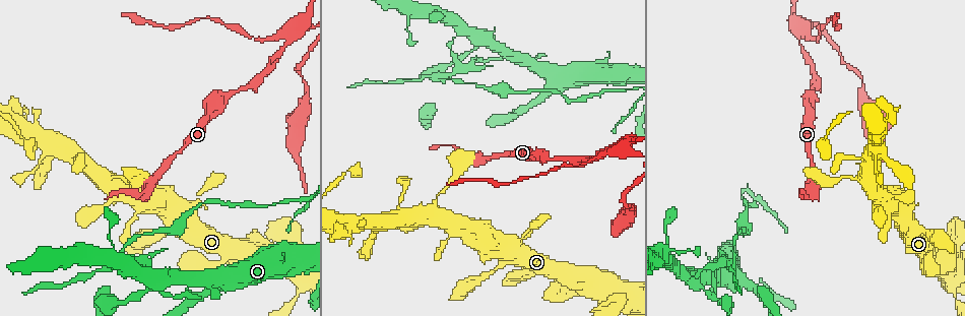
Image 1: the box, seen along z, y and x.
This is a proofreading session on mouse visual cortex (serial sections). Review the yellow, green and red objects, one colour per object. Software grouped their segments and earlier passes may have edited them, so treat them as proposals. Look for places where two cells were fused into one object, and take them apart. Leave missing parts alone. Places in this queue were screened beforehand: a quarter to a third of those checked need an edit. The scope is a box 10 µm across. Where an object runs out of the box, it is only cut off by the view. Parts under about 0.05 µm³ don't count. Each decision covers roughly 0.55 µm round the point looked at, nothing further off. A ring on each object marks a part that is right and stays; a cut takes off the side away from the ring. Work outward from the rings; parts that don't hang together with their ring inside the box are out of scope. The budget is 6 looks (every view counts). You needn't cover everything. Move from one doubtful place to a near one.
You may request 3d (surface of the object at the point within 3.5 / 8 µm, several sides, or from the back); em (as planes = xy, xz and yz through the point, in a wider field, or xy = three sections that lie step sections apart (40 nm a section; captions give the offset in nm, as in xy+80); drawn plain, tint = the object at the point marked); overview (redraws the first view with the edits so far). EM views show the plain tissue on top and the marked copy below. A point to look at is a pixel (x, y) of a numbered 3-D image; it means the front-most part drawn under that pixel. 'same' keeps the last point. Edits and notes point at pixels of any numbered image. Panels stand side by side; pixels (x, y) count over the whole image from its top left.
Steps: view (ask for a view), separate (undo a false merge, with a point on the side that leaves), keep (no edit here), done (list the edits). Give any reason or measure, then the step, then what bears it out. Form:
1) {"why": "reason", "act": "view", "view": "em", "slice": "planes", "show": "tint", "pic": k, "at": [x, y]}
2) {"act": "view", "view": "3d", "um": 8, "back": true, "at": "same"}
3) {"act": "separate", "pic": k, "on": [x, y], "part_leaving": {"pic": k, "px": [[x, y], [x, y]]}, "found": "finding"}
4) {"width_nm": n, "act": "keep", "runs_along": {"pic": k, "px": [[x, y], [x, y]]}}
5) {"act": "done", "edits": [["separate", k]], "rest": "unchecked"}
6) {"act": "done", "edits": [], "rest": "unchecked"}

{"why": "calibre changes", "act": "view", "view": "3d", "um": 3.5, "back": true, "pic": 1, "at": [199, 194]}

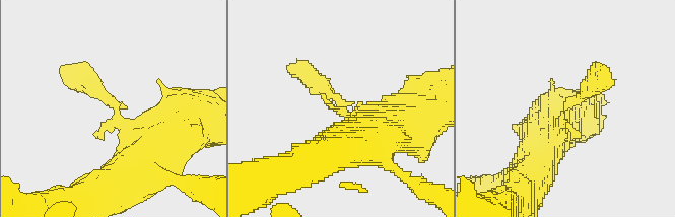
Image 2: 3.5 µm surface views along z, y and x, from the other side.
{"act": "view", "view": "em", "slice": "xy", "step": 2, "show": "tint", "pic": 2, "at": [345, 106]}

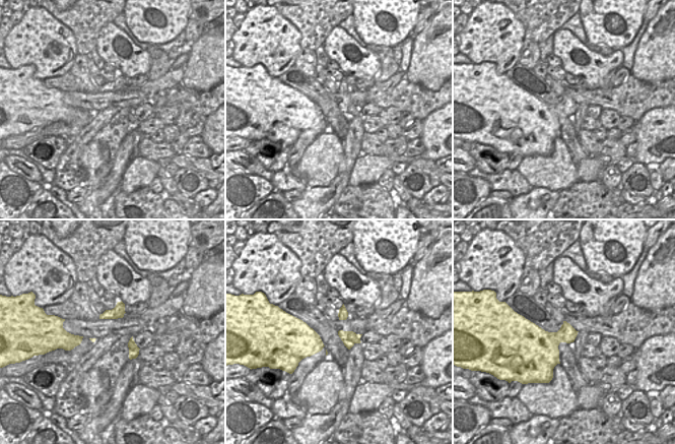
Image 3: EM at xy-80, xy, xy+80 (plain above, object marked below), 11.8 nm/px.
{"act": "keep", "found": "one cell here"}

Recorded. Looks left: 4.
{"why": "sudden change in width", "act": "view", "view": "3d", "um": 3.5, "pic": 1, "at": [745, 284]}

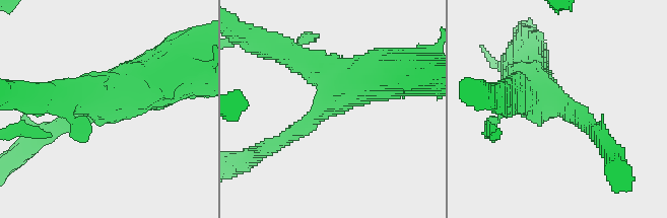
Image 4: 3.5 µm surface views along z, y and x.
{"act": "keep", "runs_along": {"pic": 4, "px": [[377, 79], [336, 82], [280, 142]]}, "found": "one cell here"}

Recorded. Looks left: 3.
{"act": "view", "view": "3d", "um": 3.5, "pic": 1, "at": [857, 156]}

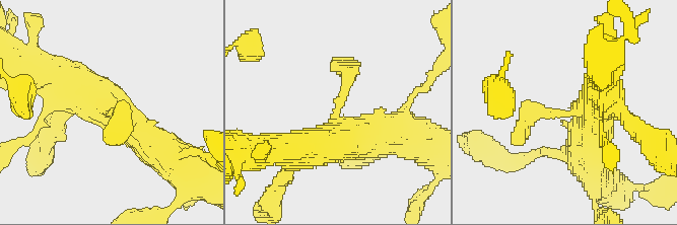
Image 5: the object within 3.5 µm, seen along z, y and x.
{"why": "shape alone is not enough", "act": "view", "view": "em", "slice": "xy", "step": 5, "show": "tint", "pic": 5, "at": [110, 112]}

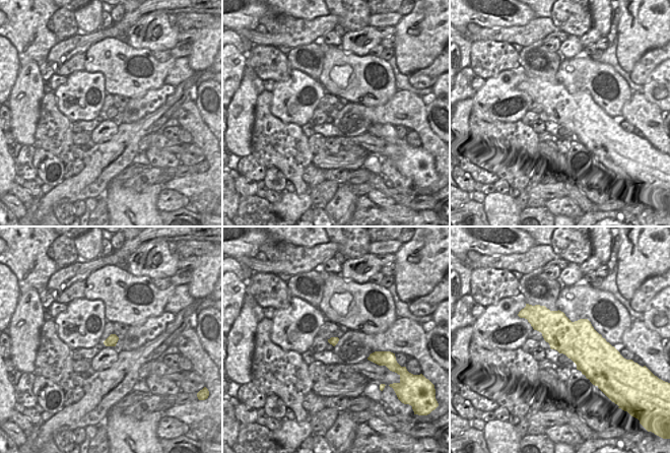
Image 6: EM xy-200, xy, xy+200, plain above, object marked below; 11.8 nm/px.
{"act": "keep", "runs_along": {"pic": 5, "px": [[367, 136], [337, 136], [346, 86], [337, 61]]}, "found": "continuous, no second cell"}

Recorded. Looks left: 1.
{"act": "done", "edits": [], "rest": "unchecked"}

